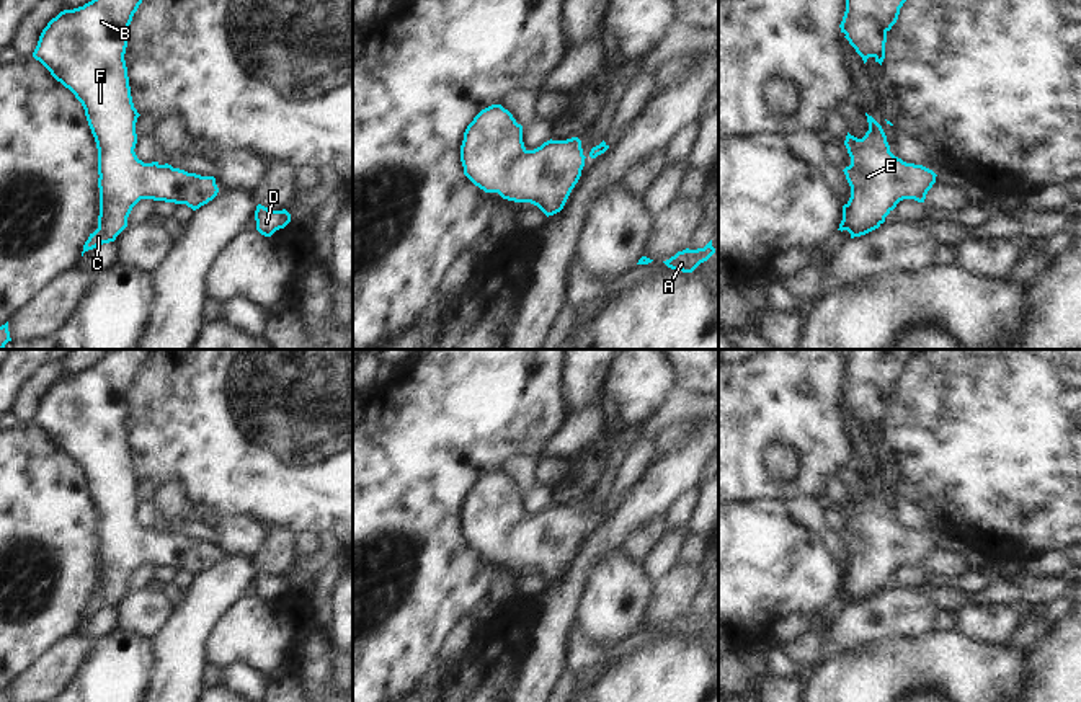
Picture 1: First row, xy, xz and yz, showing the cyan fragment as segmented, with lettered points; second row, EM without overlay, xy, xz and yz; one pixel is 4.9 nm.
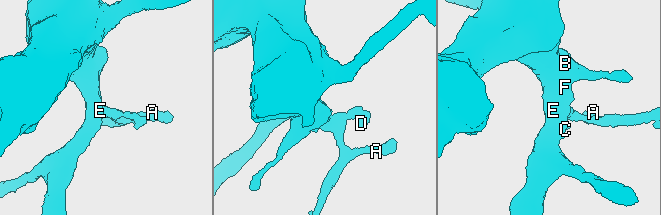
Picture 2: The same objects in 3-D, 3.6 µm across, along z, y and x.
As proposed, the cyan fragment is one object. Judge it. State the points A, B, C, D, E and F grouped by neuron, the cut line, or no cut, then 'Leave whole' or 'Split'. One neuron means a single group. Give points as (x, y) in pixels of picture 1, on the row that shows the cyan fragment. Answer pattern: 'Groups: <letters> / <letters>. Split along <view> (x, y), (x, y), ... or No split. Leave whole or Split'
Groups: A B C D E F. No split. Leave whole

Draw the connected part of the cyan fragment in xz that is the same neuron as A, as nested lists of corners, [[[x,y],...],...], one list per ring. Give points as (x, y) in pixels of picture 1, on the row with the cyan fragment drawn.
[[[710,240],[704,248],[686,248],[683,251],[678,251],[674,256],[663,263],[674,271],[692,273],[701,263],[707,261],[714,253],[715,248],[712,247]]]

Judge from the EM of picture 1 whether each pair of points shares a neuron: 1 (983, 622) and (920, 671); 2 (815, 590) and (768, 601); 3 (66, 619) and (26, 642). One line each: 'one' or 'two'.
1: two
2: one
3: one

